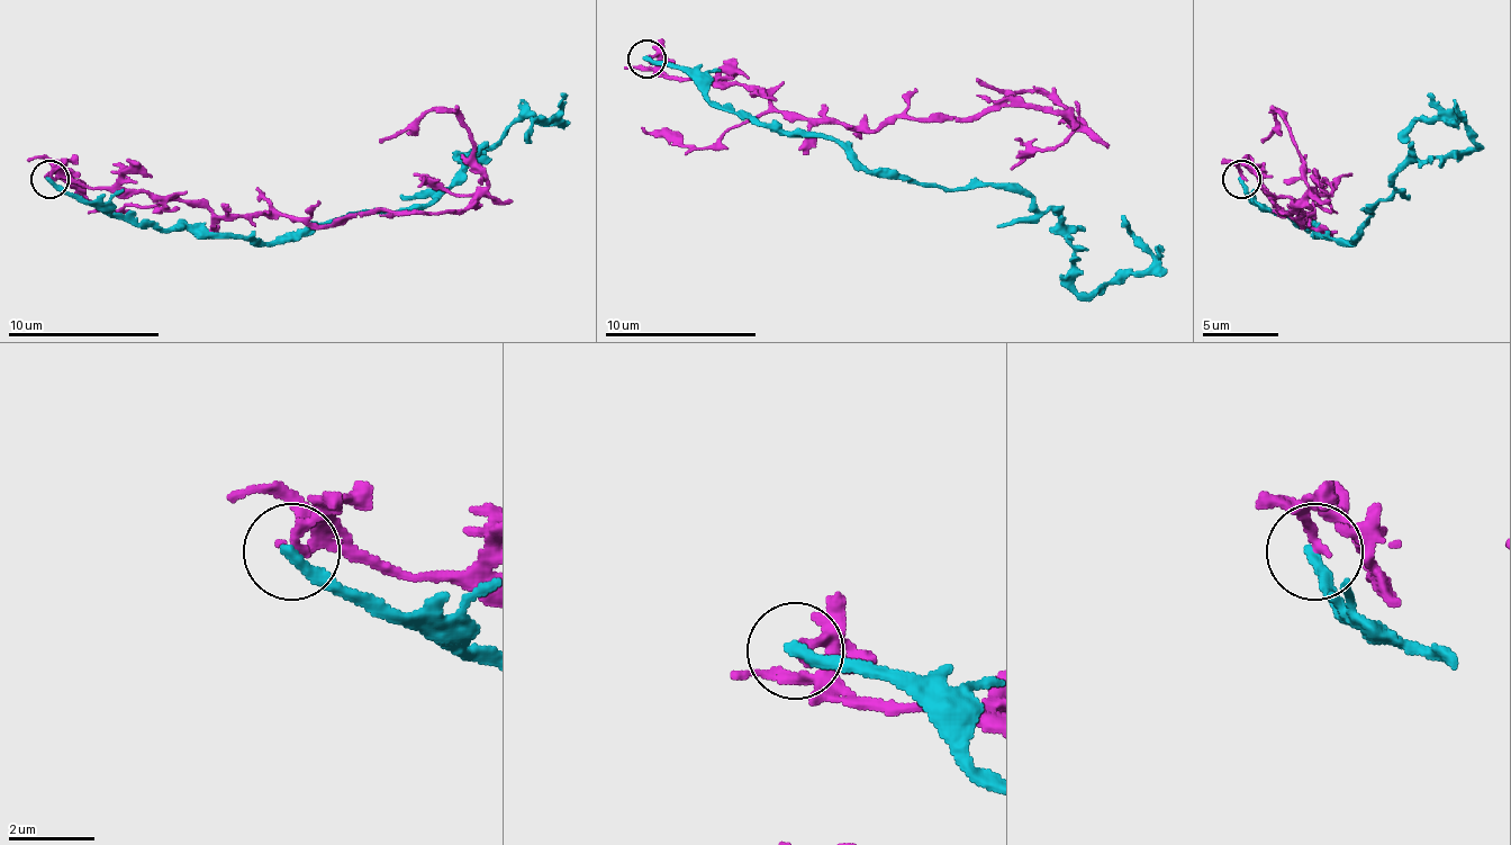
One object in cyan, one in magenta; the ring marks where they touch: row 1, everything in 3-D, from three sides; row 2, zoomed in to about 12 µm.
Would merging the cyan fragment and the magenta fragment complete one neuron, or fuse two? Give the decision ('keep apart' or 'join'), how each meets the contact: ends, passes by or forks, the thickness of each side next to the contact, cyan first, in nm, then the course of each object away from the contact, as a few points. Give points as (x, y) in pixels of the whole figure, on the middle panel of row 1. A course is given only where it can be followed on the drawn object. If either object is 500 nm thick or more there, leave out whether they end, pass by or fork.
keep apart | cyan ends | magenta ends | 280/220 nm | cyan via (645, 60), (783, 132), (832, 136), (867, 170), (1015, 186), (1060, 219), (1079, 293), (1152, 262), (1122, 216) | magenta via (645, 60), (744, 82), (813, 120), (881, 128), (1042, 106), (1084, 125), (1049, 95), (977, 79)

